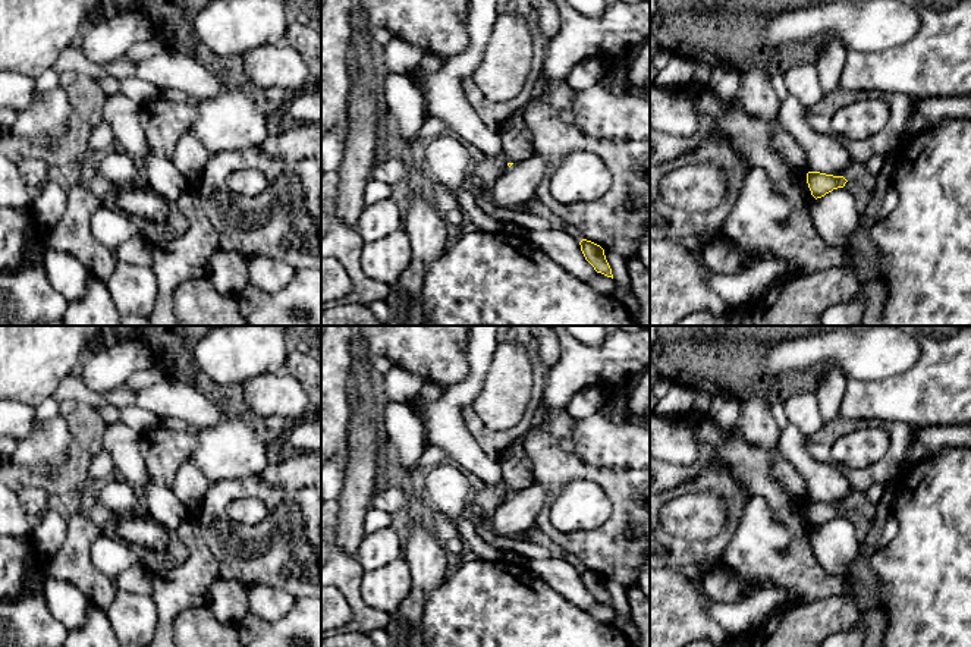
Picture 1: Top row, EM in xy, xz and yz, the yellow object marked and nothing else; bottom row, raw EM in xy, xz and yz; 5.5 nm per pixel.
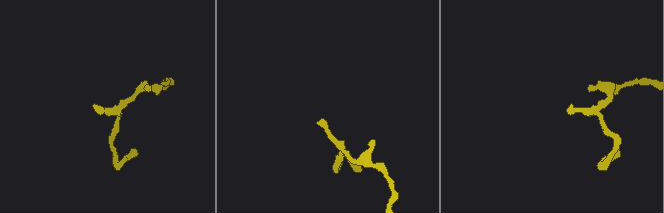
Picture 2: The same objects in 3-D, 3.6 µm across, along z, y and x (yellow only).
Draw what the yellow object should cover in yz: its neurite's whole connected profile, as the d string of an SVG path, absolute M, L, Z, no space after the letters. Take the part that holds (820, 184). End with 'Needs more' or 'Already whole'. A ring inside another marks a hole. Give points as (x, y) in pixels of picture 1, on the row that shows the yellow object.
M808 172L807 183L811 195L817 200L832 192L833 189L843 188L848 180L843 176L833 176L820 172Z. Already whole

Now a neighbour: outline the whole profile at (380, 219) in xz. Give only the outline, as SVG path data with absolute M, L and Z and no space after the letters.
M389 197L364 207L358 219L358 230L364 242L368 242L392 233L402 227L402 223L403 216L399 205Z

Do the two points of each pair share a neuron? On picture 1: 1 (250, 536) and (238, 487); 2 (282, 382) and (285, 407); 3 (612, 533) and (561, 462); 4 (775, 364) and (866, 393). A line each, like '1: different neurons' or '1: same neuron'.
1: same neuron
2: same neuron
3: same neuron
4: different neurons

